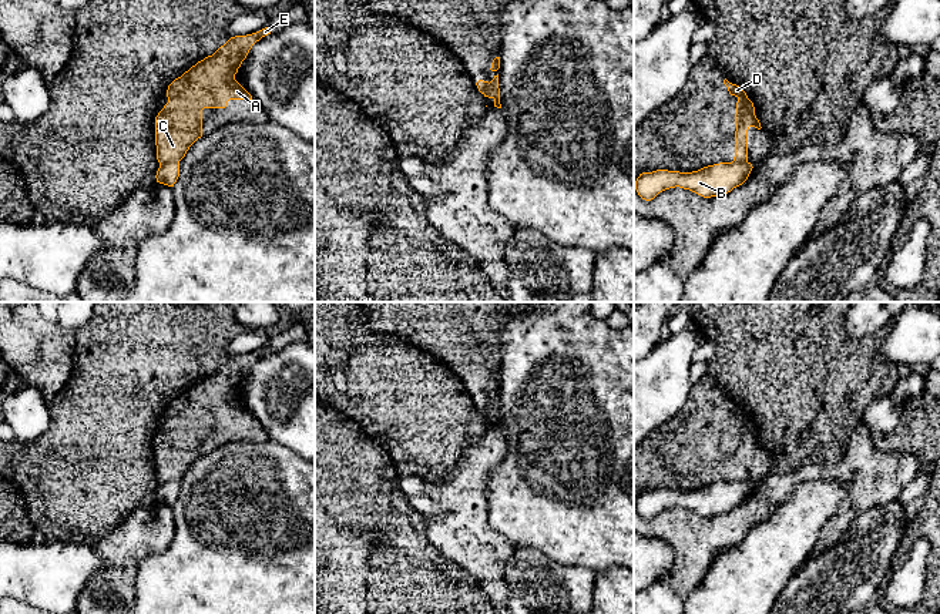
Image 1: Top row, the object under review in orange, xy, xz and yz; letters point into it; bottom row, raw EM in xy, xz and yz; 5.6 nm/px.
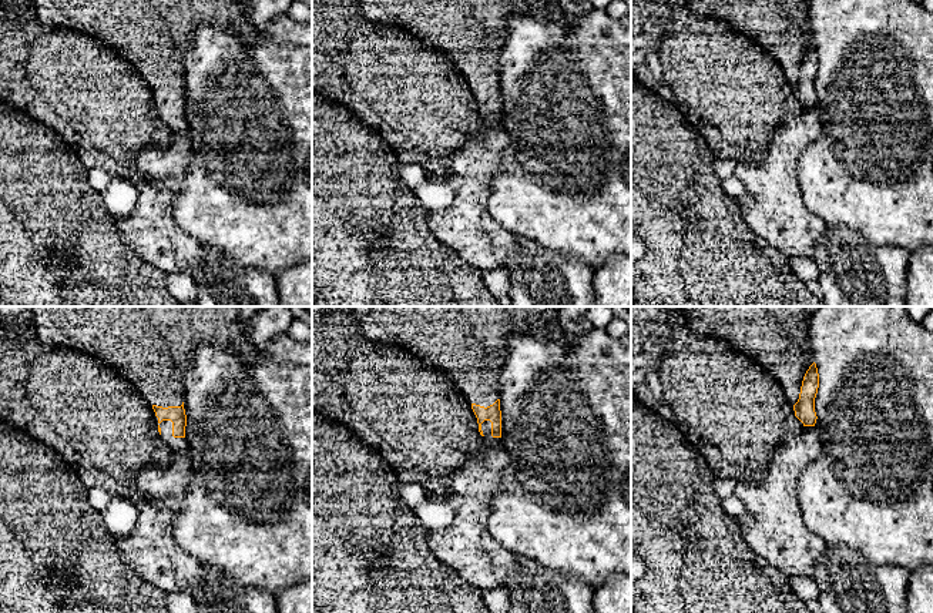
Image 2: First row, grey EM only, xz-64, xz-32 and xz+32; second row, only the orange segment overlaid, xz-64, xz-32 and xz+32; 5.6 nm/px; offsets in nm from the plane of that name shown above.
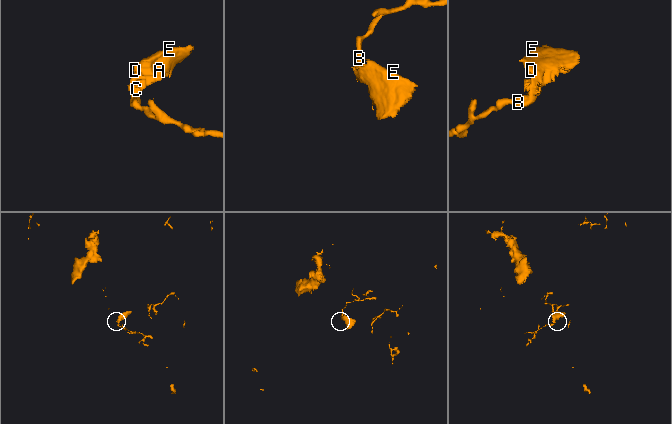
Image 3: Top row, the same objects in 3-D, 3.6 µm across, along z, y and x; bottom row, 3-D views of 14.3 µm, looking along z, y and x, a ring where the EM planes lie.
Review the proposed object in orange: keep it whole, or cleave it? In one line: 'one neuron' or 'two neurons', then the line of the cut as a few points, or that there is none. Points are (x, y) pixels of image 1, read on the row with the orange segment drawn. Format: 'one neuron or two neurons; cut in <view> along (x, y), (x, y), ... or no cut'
two neurons; cut in xy along (178, 161), (165, 161), (160, 165)

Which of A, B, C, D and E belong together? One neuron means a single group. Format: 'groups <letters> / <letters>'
groups A C D E / B

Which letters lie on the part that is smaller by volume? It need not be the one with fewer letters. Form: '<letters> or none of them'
A, C, D, E

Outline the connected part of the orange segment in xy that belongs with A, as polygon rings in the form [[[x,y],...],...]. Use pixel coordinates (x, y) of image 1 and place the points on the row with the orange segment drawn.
[[[265,27],[252,34],[231,37],[212,56],[198,61],[168,85],[168,103],[155,117],[160,165],[179,162],[202,137],[204,108],[225,108],[229,100],[252,100],[235,74],[252,46],[268,34],[271,30]]]

